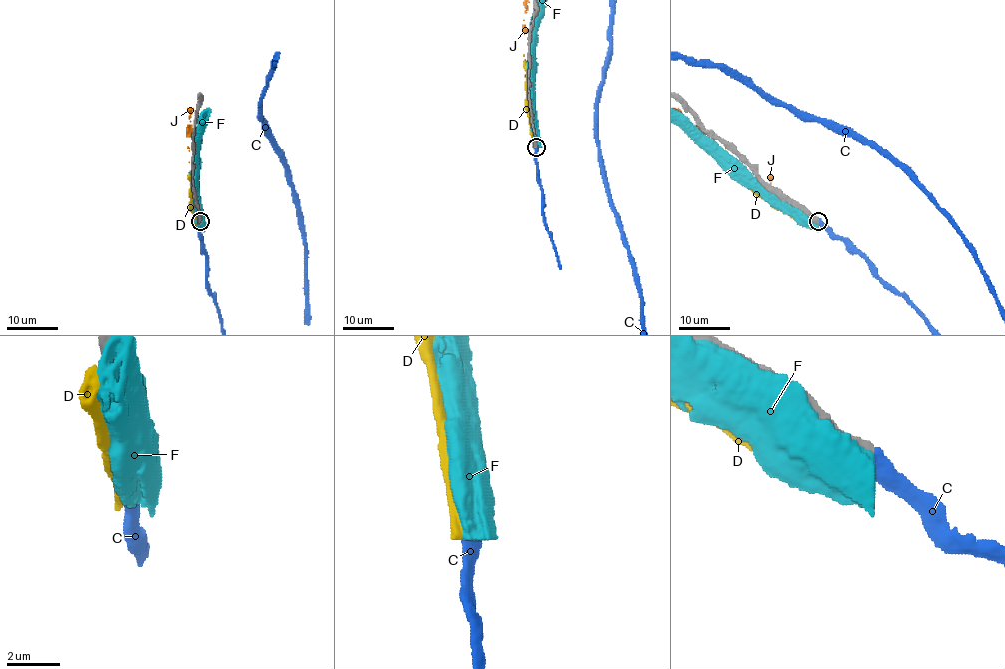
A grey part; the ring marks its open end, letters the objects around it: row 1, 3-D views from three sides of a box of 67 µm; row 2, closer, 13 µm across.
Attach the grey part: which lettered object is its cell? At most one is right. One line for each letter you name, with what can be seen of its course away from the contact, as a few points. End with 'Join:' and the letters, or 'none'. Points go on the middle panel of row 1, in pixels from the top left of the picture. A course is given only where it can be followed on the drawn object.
Join: C

